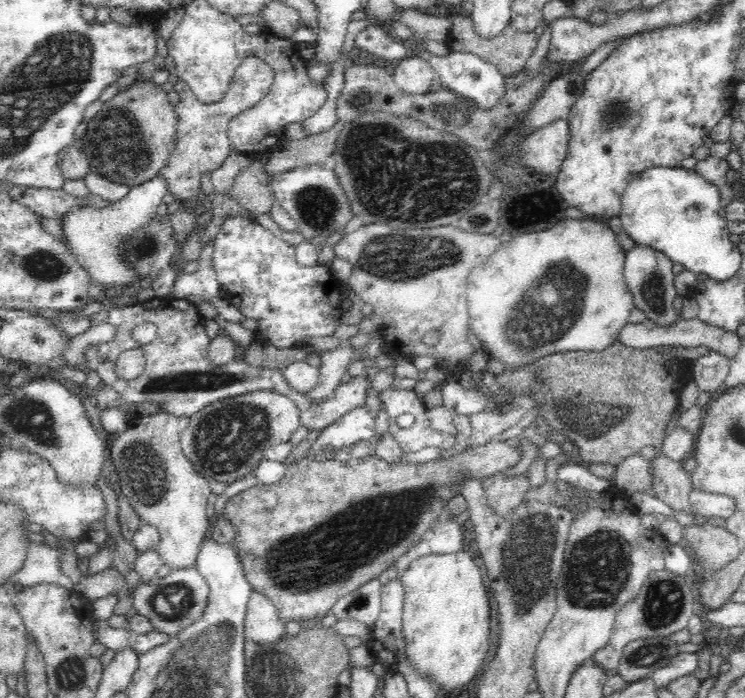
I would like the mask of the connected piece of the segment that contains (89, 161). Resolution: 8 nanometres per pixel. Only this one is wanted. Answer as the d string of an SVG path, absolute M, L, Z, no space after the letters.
M142 75L129 88L107 100L87 122L87 129L78 149L70 145L60 150L59 165L68 180L78 180L94 171L112 182L135 187L154 176L166 166L175 147L177 114L166 95L168 87L158 86Z

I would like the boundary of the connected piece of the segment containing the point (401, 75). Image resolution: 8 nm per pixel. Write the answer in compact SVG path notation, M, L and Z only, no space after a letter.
M406 57L395 62L391 67L399 90L406 94L424 94L430 92L433 80L436 79L434 68L428 59Z

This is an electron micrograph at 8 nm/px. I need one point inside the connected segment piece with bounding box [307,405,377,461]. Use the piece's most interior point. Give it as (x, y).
(358, 424)

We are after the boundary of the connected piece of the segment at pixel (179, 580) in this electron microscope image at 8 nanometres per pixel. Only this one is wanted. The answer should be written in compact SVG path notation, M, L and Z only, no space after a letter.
M192 567L190 570L170 571L168 576L160 577L158 584L142 583L134 587L129 596L133 613L146 616L158 632L174 637L204 614L209 599L209 584L199 571Z

